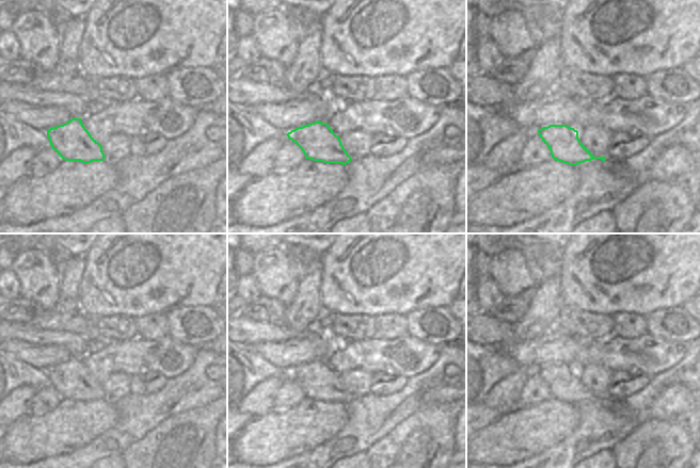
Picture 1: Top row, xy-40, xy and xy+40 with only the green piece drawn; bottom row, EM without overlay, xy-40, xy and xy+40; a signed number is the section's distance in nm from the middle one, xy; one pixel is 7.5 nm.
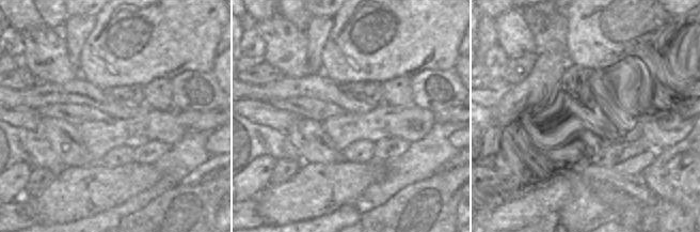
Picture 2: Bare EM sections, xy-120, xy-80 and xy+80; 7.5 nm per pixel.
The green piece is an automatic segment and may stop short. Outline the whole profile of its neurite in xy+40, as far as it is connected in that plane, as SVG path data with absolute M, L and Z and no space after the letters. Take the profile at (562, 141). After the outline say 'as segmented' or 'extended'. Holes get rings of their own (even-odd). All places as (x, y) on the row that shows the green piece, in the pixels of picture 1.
M550 125L538 129L538 134L548 147L554 160L577 165L586 161L603 161L606 167L616 176L627 175L623 161L611 161L605 157L594 157L579 141L578 131L567 125Z; extended

